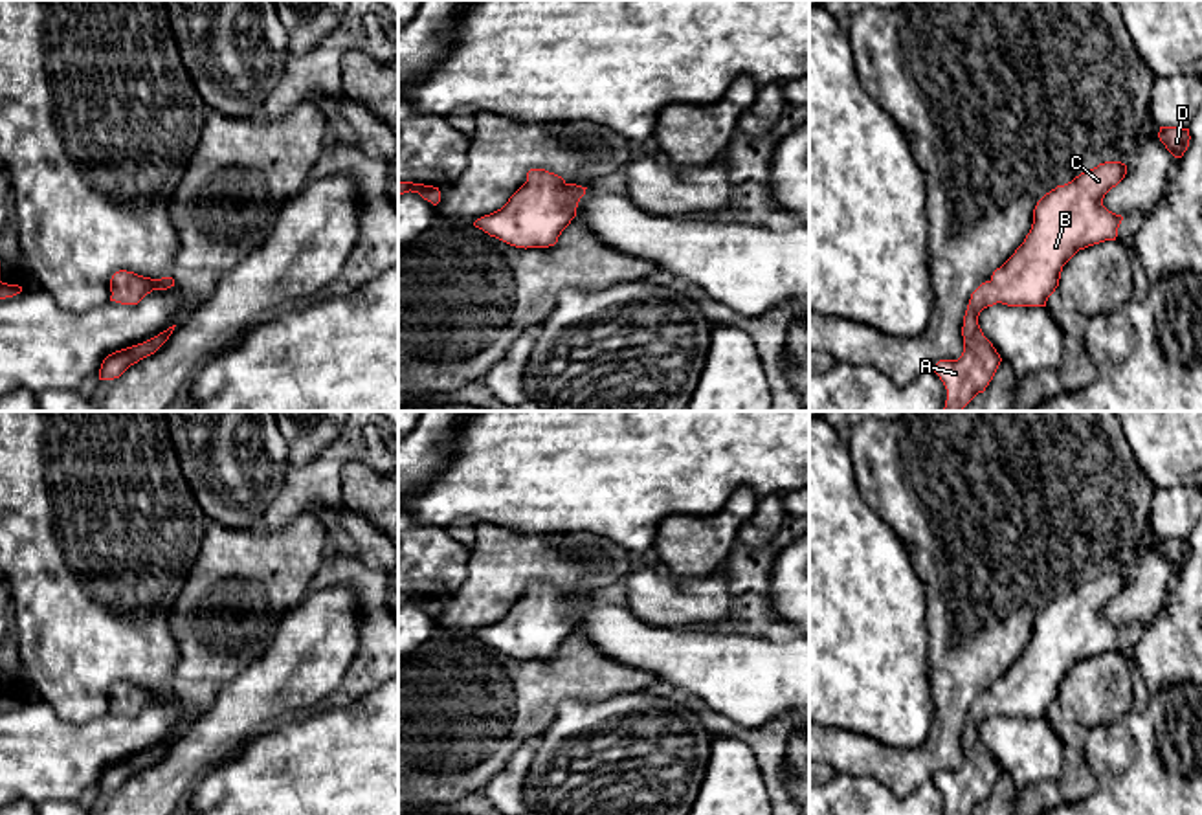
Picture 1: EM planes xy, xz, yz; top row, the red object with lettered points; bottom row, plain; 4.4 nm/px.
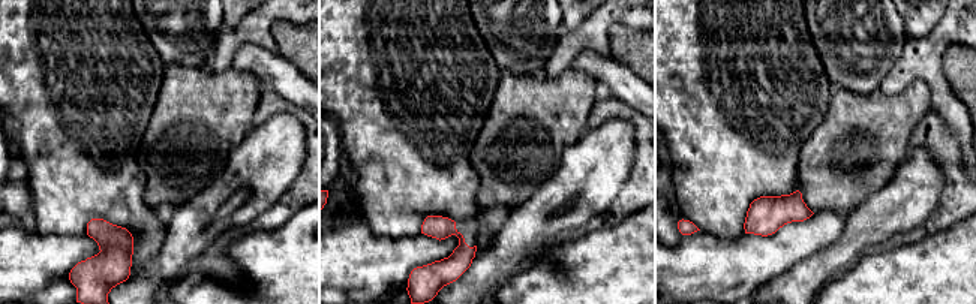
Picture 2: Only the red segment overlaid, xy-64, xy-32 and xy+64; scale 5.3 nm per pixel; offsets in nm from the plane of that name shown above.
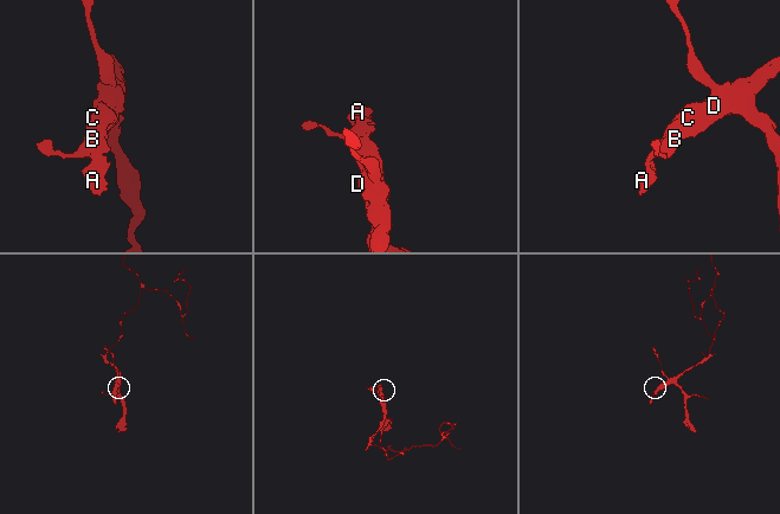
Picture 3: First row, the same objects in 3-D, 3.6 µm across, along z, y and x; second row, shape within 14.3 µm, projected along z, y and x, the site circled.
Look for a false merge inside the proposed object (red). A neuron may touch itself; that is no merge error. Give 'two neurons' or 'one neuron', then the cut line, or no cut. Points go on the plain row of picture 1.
one neuron; cut none

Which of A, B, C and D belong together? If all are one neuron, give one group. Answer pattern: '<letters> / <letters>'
A B C D

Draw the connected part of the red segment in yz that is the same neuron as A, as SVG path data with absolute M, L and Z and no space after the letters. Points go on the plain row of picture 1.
M1105 573L1037 613L1024 653L971 705L962 738L962 767L940 771L932 778L947 800L945 815L969 815L985 802L1002 773L978 736L984 720L996 714L1046 718L1059 698L1063 677L1079 661L1116 652L1123 628L1108 622L1103 609L1125 586L1125 575Z

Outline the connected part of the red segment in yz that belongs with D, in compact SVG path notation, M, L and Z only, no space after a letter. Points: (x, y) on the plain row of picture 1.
M1160 538L1158 549L1174 569L1184 567L1191 551L1189 540L1180 538Z

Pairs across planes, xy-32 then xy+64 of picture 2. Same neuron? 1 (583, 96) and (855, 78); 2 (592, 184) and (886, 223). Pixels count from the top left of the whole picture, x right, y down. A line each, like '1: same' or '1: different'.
1: different
2: same

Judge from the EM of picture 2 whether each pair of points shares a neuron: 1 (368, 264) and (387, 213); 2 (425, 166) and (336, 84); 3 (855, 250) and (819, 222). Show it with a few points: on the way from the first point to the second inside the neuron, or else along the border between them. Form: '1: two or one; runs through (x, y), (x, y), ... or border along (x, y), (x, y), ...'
1: two; border along (366, 222), (381, 235), (411, 237), (416, 234)
2: one; runs through (402, 144), (359, 101)
3: two; border along (847, 213), (841, 234), (832, 243), (808, 256)

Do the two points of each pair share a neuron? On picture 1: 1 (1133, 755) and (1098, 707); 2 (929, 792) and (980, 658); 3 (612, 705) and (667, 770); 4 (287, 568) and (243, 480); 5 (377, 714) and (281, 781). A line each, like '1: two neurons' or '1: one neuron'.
1: two neurons
2: two neurons
3: one neuron
4: two neurons
5: one neuron

